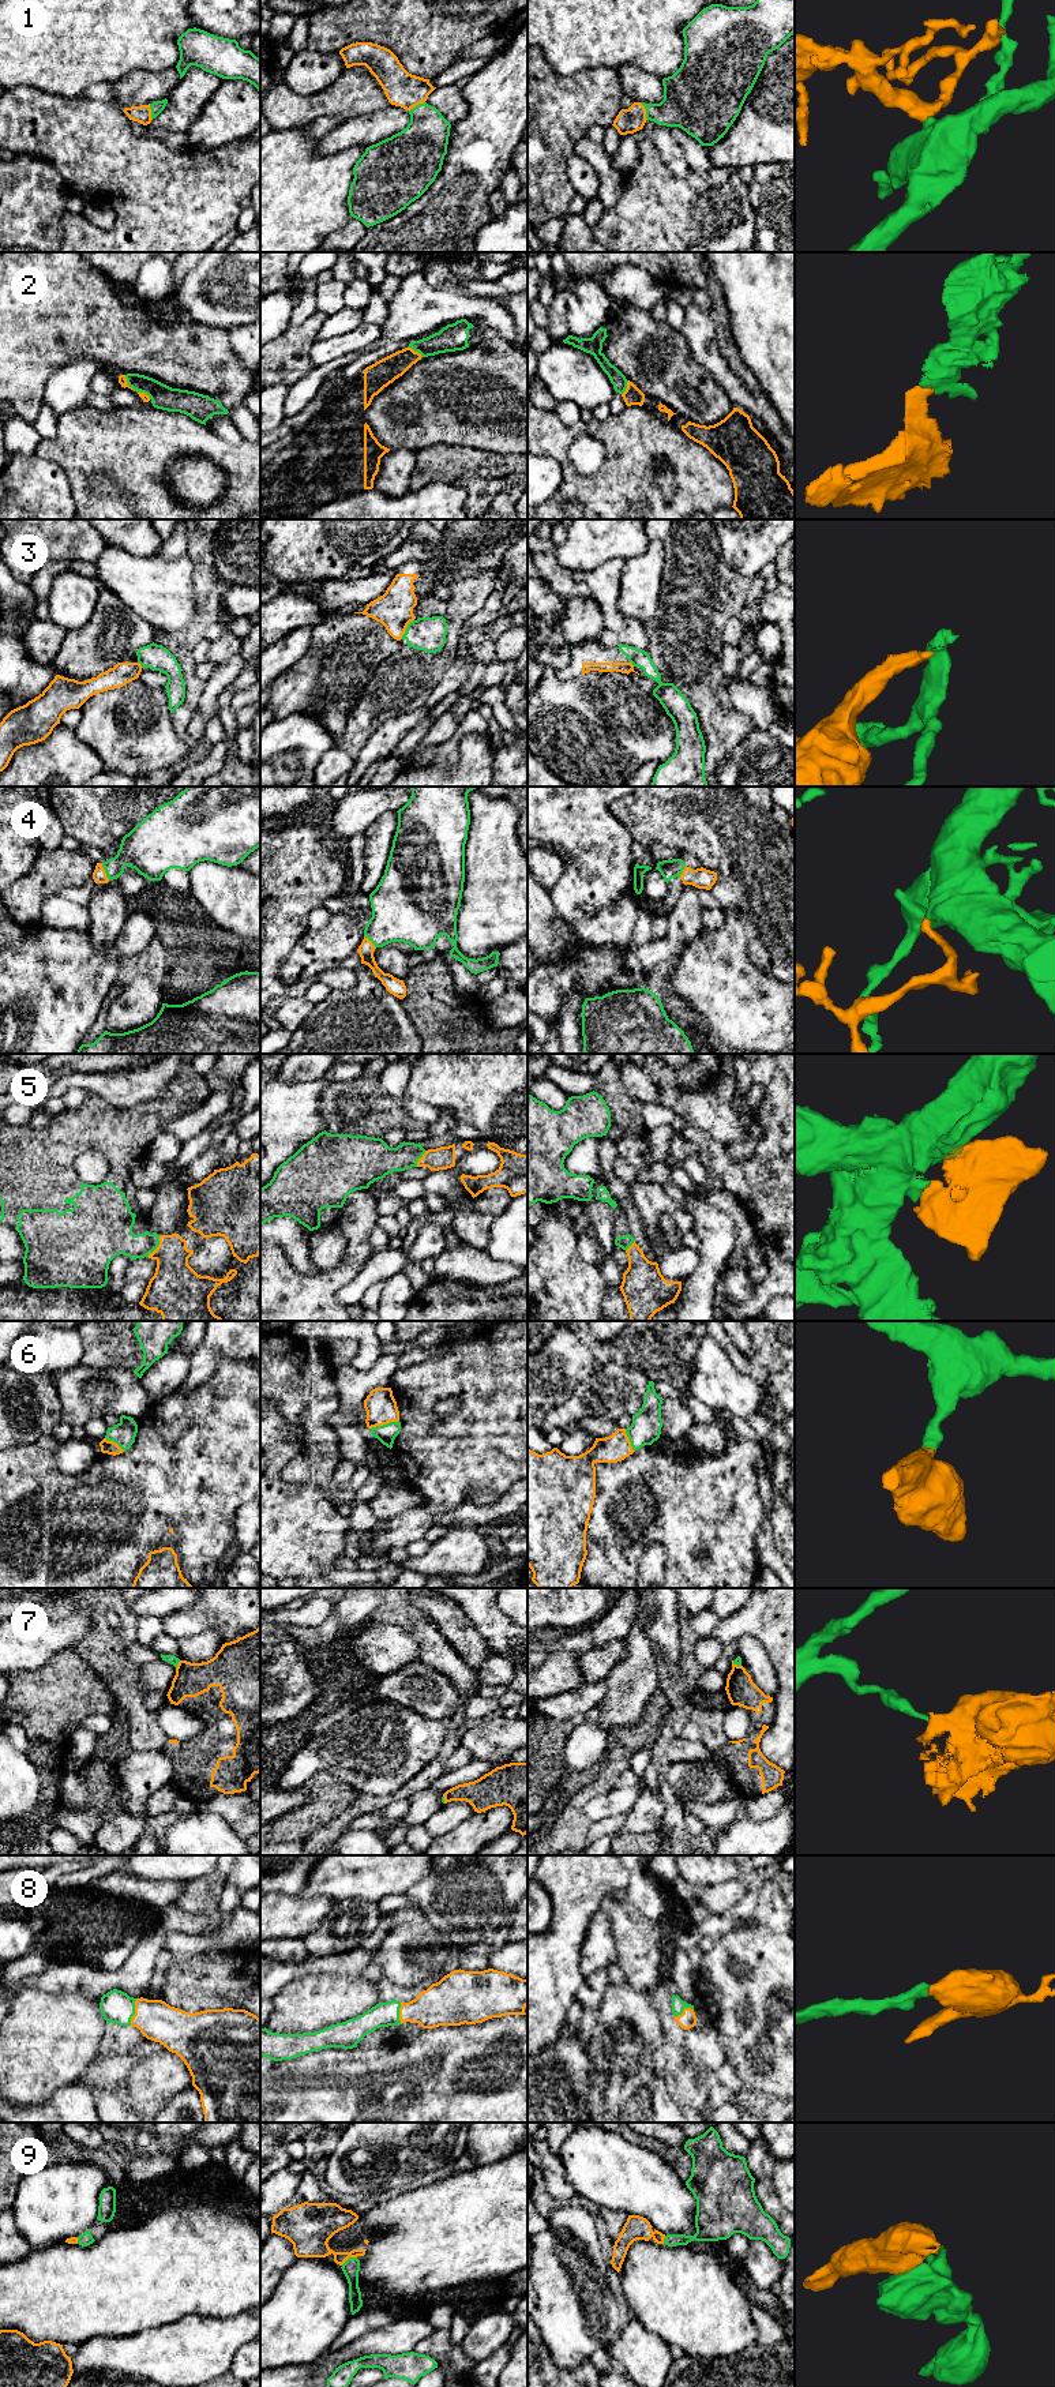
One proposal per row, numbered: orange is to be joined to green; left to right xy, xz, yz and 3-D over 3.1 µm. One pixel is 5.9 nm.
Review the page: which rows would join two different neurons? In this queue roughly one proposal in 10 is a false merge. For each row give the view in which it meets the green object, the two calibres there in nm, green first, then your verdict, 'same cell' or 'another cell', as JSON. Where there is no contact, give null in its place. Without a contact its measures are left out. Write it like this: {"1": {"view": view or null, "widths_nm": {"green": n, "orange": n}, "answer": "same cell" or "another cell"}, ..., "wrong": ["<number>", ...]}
{"1": {"view": "yz", "widths_nm": {"green": 300, "orange": 150}, "answer": "same cell"}, "2": {"view": "xz", "widths_nm": {"green": 160, "orange": 150}, "answer": "same cell"}, "3": {"view": "xz", "widths_nm": {"green": 200, "orange": 220}, "answer": "same cell"}, "4": {"view": "xy", "widths_nm": {"green": 240, "orange": 80}, "answer": "same cell"}, "5": {"view": "xy", "widths_nm": {"green": 200, "orange": 280}, "answer": "same cell"}, "6": {"view": "xz", "widths_nm": {"green": 110, "orange": 190}, "answer": "same cell"}, "7": {"view": "xy", "widths_nm": {"green": 60, "orange": 200}, "answer": "another cell"}, "8": {"view": "xy", "widths_nm": {"green": 190, "orange": 240}, "answer": "same cell"}, "9": {"view": "xz", "widths_nm": {"green": 100, "orange": 190}, "answer": "same cell"}, "wrong": ["7"]}

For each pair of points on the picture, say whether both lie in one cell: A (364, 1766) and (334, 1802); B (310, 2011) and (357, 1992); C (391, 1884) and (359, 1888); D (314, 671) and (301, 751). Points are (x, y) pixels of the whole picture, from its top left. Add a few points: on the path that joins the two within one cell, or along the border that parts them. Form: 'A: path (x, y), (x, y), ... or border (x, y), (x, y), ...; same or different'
A: border (318, 1772), (329, 1772), (359, 1793); different
B: path (322, 2000), (345, 1997); same
C: path (383, 1884), (367, 1884); same
D: border (276, 719), (307, 712), (331, 734); different

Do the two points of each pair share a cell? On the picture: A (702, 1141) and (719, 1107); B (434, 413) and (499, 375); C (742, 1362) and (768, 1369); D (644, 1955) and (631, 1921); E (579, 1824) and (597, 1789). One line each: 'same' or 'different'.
A: different
B: same
C: different
D: same
E: same

